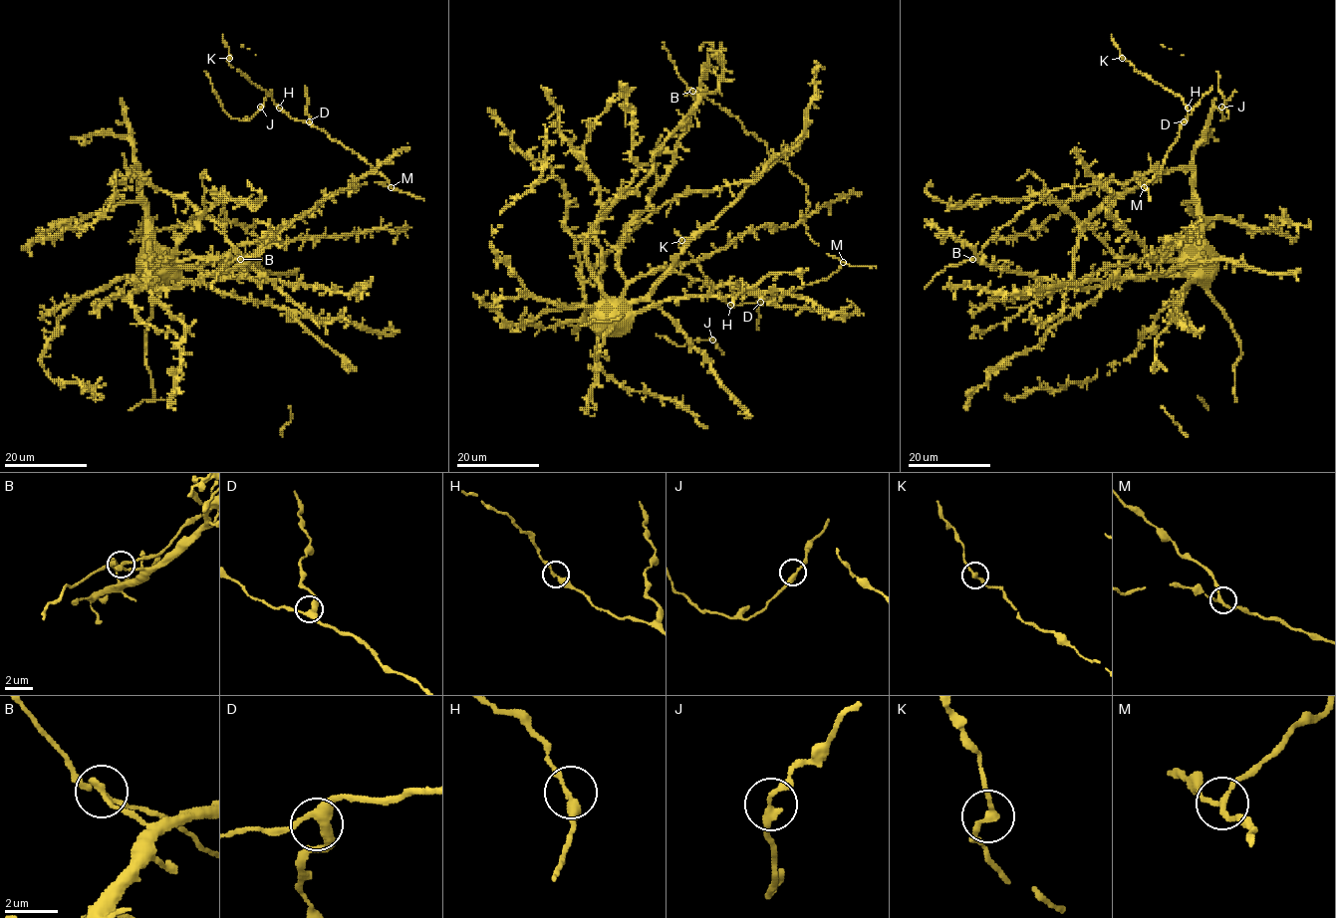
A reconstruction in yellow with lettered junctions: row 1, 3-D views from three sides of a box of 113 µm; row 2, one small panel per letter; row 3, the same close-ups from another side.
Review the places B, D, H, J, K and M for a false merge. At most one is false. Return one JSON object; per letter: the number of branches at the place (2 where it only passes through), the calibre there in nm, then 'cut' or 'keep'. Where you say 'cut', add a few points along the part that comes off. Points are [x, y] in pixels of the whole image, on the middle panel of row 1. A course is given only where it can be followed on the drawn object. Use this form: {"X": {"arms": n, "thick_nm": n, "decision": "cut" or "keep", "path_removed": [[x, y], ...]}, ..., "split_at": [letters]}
{"B": {"arms": 3, "thick_nm": 240, "decision": "cut", "path_removed": [[692, 90], [652, 171], [589, 235], [597, 316], [583, 285], [638, 224], [673, 198], [754, 181], [801, 140]]}, "D": {"arms": 3, "thick_nm": 360, "decision": "keep"}, "H": {"arms": 2, "thick_nm": 260, "decision": "keep"}, "J": {"arms": 2, "thick_nm": 280, "decision": "keep"}, "K": {"arms": 2, "thick_nm": 240, "decision": "keep"}, "M": {"arms": 3, "thick_nm": 180, "decision": "keep"}, "split_at": ["B"]}

